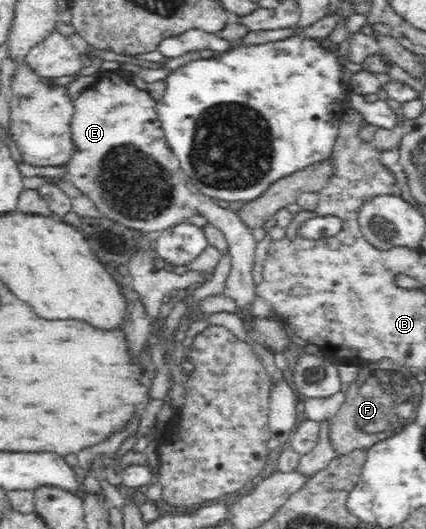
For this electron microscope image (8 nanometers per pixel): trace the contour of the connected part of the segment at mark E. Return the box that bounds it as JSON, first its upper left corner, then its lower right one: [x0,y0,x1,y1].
[65,70,261,317]

